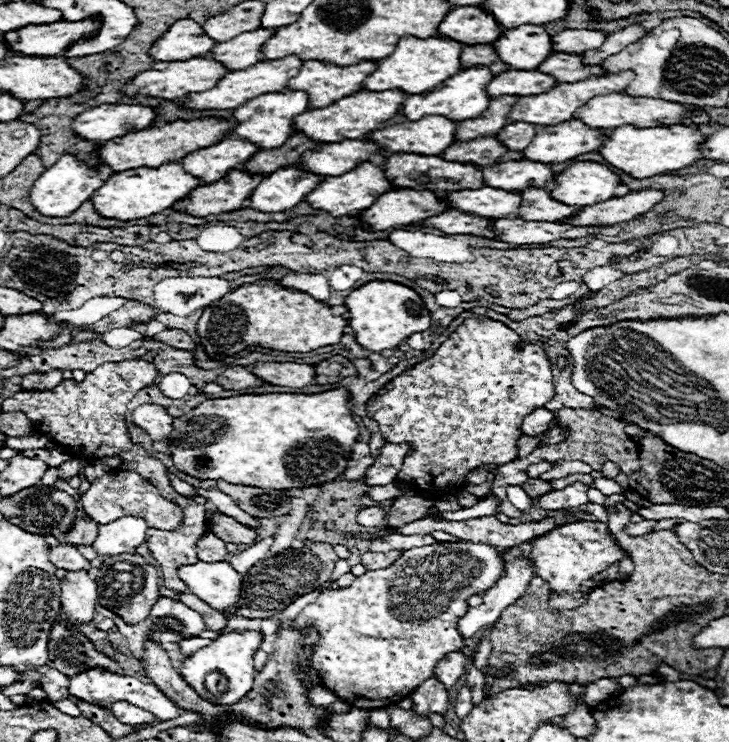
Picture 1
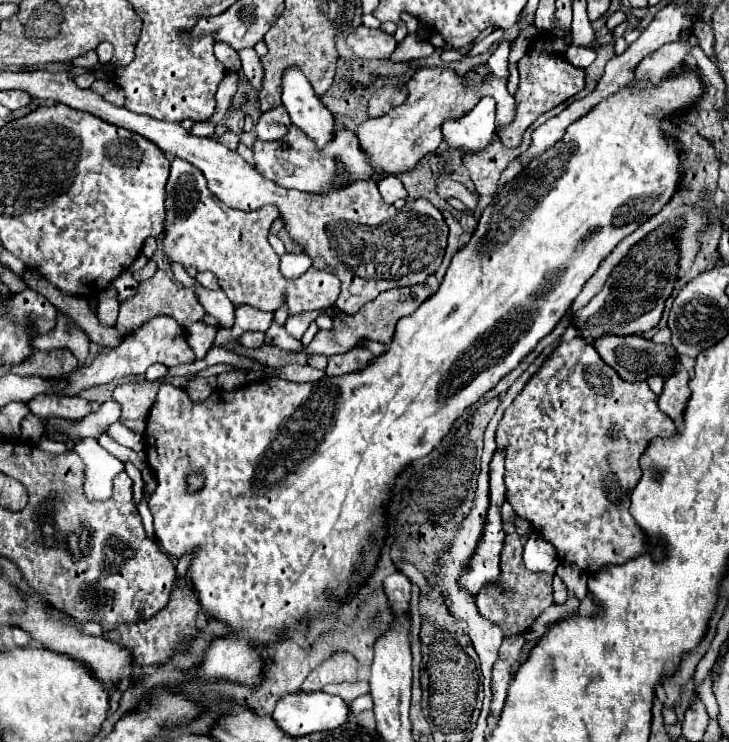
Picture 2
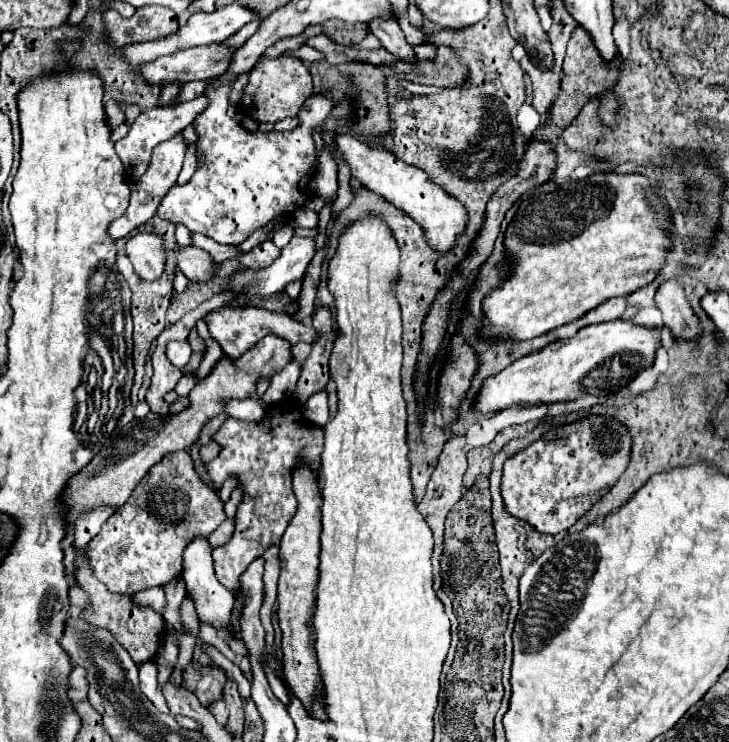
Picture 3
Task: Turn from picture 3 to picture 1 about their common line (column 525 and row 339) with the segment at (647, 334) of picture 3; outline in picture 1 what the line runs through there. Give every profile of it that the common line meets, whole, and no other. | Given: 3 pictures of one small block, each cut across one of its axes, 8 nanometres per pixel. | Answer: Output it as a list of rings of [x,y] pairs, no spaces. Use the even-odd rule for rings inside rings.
[[[374,280],[360,288],[356,288],[344,304],[350,312],[350,328],[356,334],[356,342],[370,350],[370,352],[382,352],[396,348],[400,342],[404,342],[414,332],[424,332],[430,328],[430,312],[426,310],[422,298],[408,286],[402,286],[398,282],[388,280]]]

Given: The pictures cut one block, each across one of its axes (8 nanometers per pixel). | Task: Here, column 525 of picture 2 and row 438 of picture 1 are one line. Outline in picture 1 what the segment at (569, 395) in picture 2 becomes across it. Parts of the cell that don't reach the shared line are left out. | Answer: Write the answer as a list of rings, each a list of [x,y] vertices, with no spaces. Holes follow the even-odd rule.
[[[468,318],[462,322],[462,326],[458,326],[458,330],[444,342],[440,344],[440,348],[436,350],[436,354],[428,360],[424,360],[422,364],[402,372],[400,376],[396,376],[392,382],[388,382],[384,386],[384,394],[376,394],[368,404],[366,404],[366,410],[368,410],[368,416],[374,418],[378,424],[380,424],[380,432],[384,434],[384,438],[388,442],[394,442],[394,444],[412,444],[416,450],[404,460],[404,466],[398,474],[398,480],[416,480],[416,488],[418,490],[424,490],[424,492],[432,492],[432,494],[444,494],[444,490],[448,486],[462,486],[466,482],[466,474],[482,464],[508,464],[514,460],[516,456],[516,442],[518,438],[522,436],[520,432],[520,424],[522,420],[532,414],[536,408],[542,408],[546,402],[550,402],[554,396],[554,386],[552,386],[552,364],[548,360],[548,356],[544,354],[544,350],[536,344],[530,344],[530,342],[522,342],[522,338],[510,330],[508,326],[504,326],[502,322],[496,322],[496,320],[490,320],[490,318]]]

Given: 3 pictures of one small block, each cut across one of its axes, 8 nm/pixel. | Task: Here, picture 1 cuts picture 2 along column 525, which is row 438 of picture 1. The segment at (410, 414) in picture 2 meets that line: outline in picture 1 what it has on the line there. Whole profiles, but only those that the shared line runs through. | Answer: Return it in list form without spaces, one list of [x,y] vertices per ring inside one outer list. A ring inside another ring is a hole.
[[[334,388],[320,394],[238,394],[232,398],[204,400],[188,414],[174,418],[174,430],[168,434],[174,466],[200,478],[222,478],[230,484],[244,484],[256,488],[308,488],[336,480],[346,468],[352,446],[358,442],[360,428],[348,410],[350,392]]]

